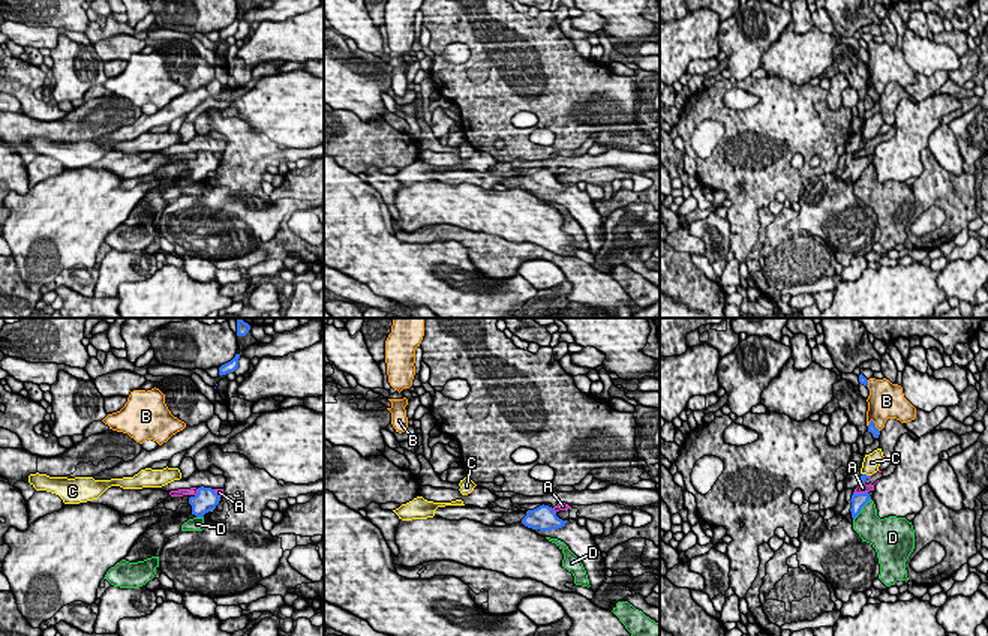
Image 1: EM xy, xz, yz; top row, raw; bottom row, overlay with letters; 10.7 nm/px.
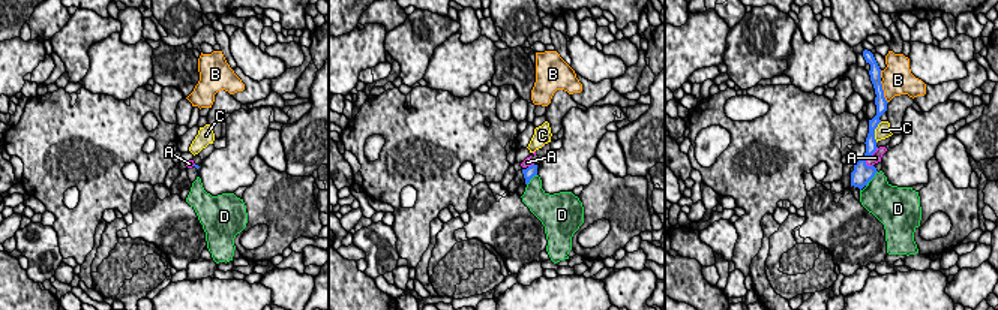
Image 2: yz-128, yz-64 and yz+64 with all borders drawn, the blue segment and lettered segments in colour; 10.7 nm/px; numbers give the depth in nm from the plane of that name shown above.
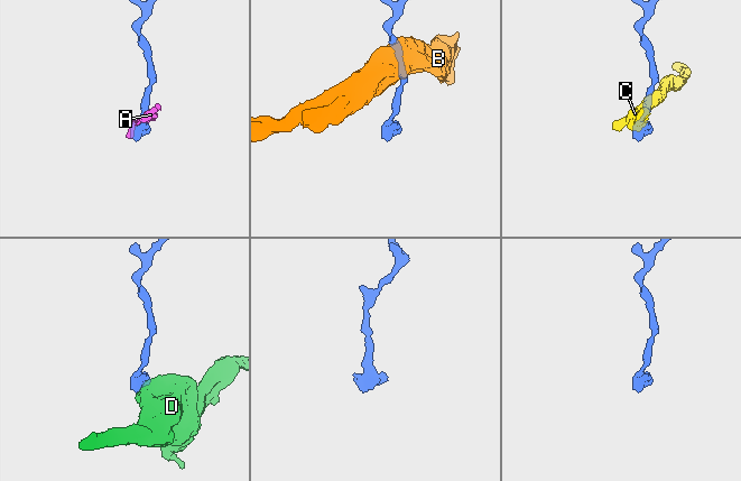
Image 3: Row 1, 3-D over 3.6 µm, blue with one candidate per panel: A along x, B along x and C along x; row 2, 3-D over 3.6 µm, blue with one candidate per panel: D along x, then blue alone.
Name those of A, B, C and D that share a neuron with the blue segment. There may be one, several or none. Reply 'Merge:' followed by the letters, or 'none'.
Merge: none

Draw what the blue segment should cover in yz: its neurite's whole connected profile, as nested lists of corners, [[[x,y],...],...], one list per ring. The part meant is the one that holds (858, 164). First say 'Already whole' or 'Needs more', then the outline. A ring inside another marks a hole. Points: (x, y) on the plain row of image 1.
Needs more. [[[874,154],[865,156],[865,158],[855,158],[852,159],[852,164],[846,168],[844,174],[841,176],[841,180],[850,178],[853,183],[861,177],[862,171],[873,162]]]

